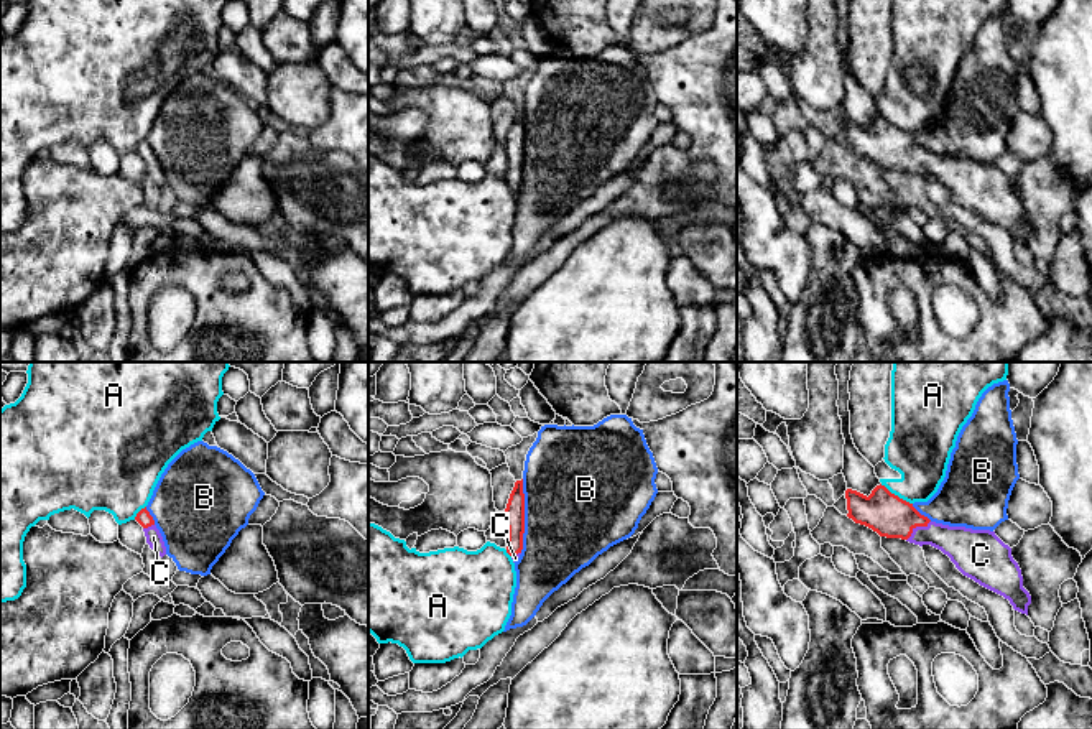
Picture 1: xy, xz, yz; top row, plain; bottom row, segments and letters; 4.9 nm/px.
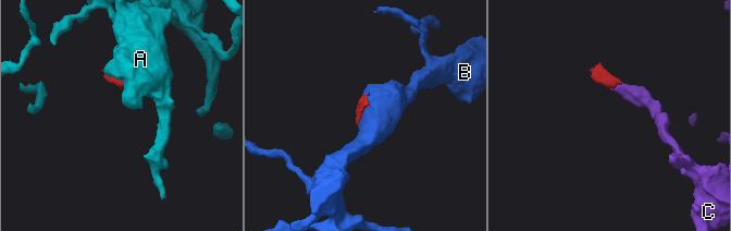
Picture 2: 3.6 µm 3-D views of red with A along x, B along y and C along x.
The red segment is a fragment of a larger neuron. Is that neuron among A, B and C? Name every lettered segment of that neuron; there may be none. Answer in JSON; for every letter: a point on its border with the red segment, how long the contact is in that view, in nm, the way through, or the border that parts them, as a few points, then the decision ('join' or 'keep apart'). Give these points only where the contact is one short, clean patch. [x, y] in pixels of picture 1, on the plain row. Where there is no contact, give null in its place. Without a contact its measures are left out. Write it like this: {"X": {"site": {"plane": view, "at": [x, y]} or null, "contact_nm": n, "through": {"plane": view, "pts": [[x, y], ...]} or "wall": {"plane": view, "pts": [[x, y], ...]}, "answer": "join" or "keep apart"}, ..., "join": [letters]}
{"A": {"site": {"plane": "yz", "at": [897, 127]}, "contact_nm": 190, "wall": {"plane": "yz", "pts": [[880, 116], [911, 135]]}, "answer": "keep apart"}, "B": {"site": {"plane": "xz", "at": [523, 147]}, "contact_nm": 360, "answer": "keep apart"}, "C": {"site": {"plane": "yz", "at": [916, 157]}, "contact_nm": 160, "through": {"plane": "yz", "pts": [[883, 143], [916, 157], [923, 163], [962, 176]]}, "answer": "join"}, "join": ["C"]}

